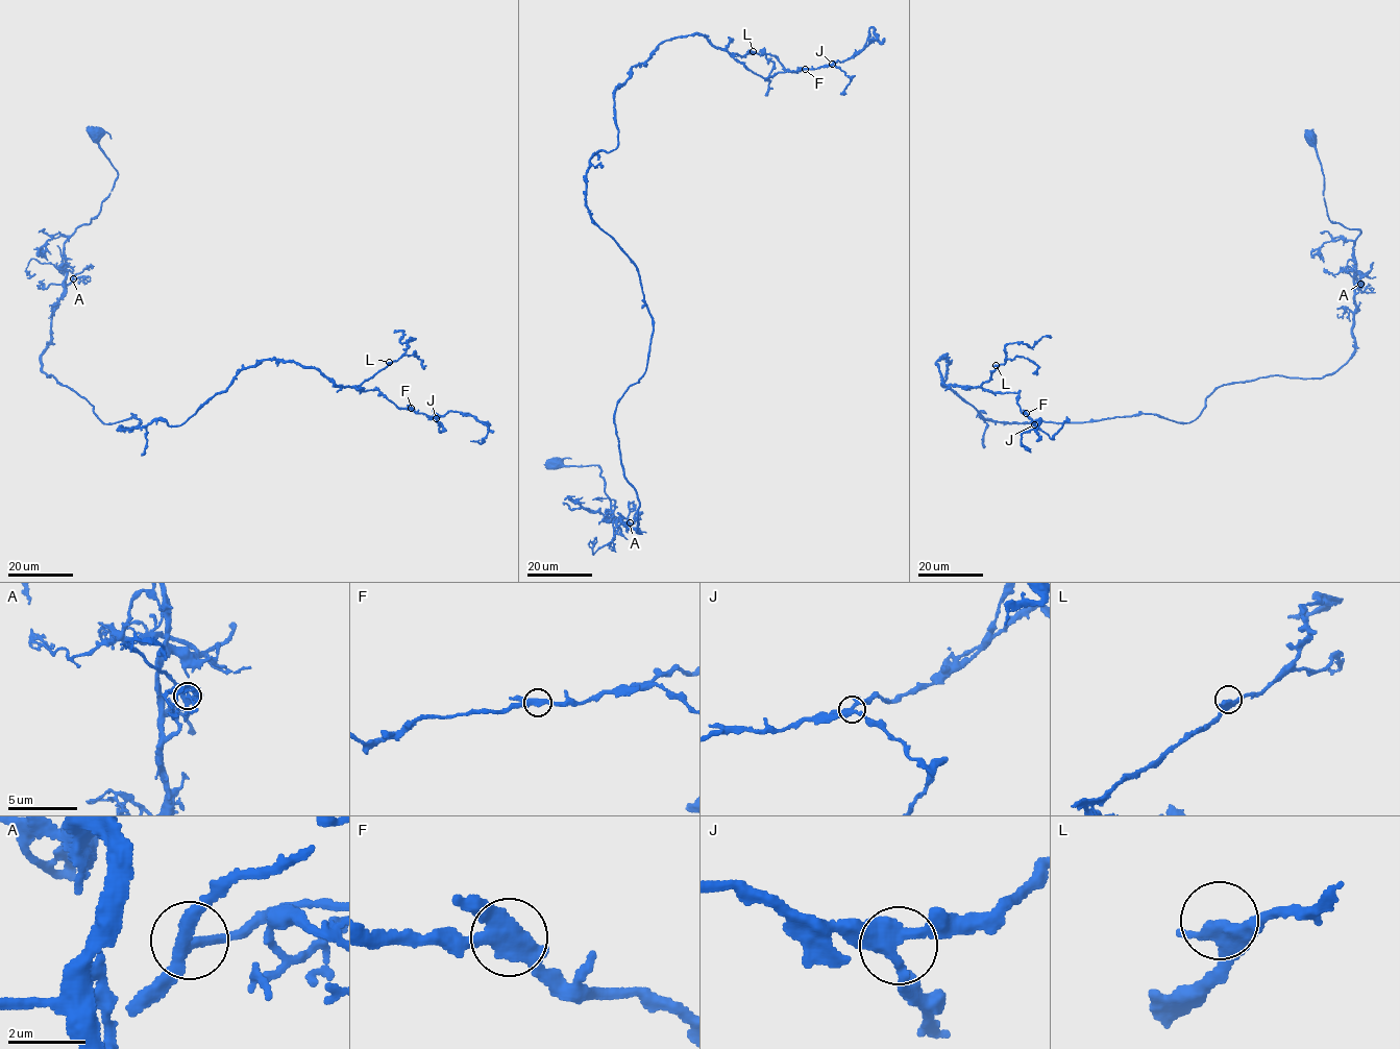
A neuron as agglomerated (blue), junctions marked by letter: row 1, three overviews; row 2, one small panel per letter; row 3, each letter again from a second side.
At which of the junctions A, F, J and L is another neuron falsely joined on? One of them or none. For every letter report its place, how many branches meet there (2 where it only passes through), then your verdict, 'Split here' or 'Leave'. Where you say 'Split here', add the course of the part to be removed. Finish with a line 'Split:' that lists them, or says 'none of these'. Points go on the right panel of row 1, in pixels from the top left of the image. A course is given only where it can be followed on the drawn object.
A: Place: (1360, 284). Branches: 3. Leave
F: Place: (1026, 413). Branches: 3. Leave
J: Place: (1034, 424). Branches: 3. Leave
L: Place: (996, 365). Branches: 3. Leave
Split: none of these

